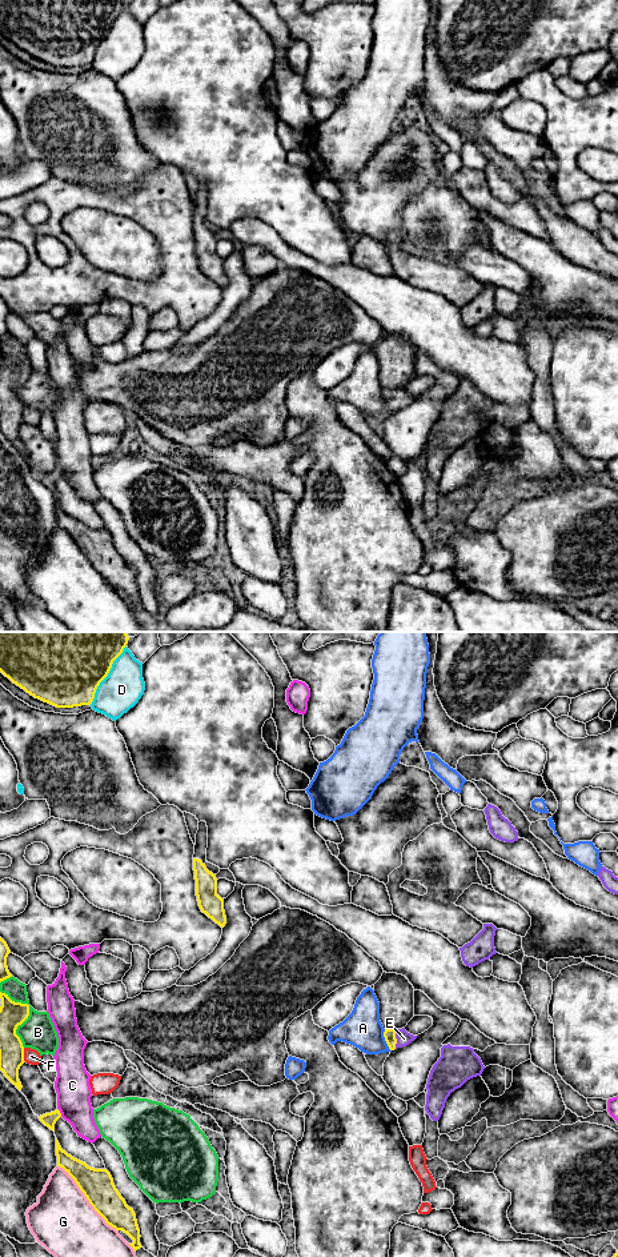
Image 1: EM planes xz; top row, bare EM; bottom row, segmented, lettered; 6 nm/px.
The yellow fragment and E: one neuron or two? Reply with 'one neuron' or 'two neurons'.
one neuron

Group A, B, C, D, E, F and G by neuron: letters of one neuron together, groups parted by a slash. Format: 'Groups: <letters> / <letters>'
Groups: A / B / C / D / E / F / G

